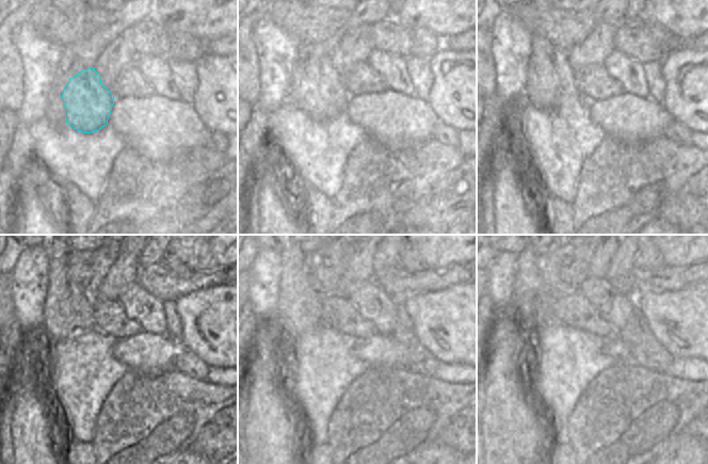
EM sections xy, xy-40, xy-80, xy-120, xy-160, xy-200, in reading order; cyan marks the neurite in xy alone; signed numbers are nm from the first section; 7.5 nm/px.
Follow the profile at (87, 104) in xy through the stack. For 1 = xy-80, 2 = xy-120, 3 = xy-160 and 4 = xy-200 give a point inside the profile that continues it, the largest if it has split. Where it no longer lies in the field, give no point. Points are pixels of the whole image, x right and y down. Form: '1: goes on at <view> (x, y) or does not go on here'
1: goes on at xy-80 (550, 82)
2: goes on at xy-120 (68, 309)
3: goes on at xy-160 (300, 306)
4: goes on at xy-200 (533, 304)

